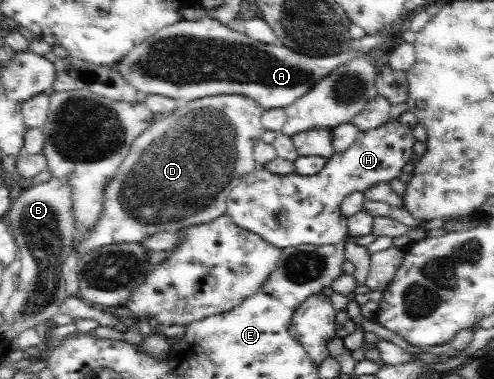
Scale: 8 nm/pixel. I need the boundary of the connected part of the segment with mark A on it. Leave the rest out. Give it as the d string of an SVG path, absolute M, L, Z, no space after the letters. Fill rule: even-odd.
M202 19L202 21L178 20L172 25L159 29L152 37L139 43L128 55L124 56L113 68L122 75L126 83L132 84L138 91L174 98L179 104L201 97L240 93L258 101L265 109L287 108L298 97L304 95L313 83L328 77L336 65L349 60L359 52L344 51L338 55L316 58L306 56L290 50L284 45L266 45L255 42L245 33L238 33L234 26L224 26L215 19Z

